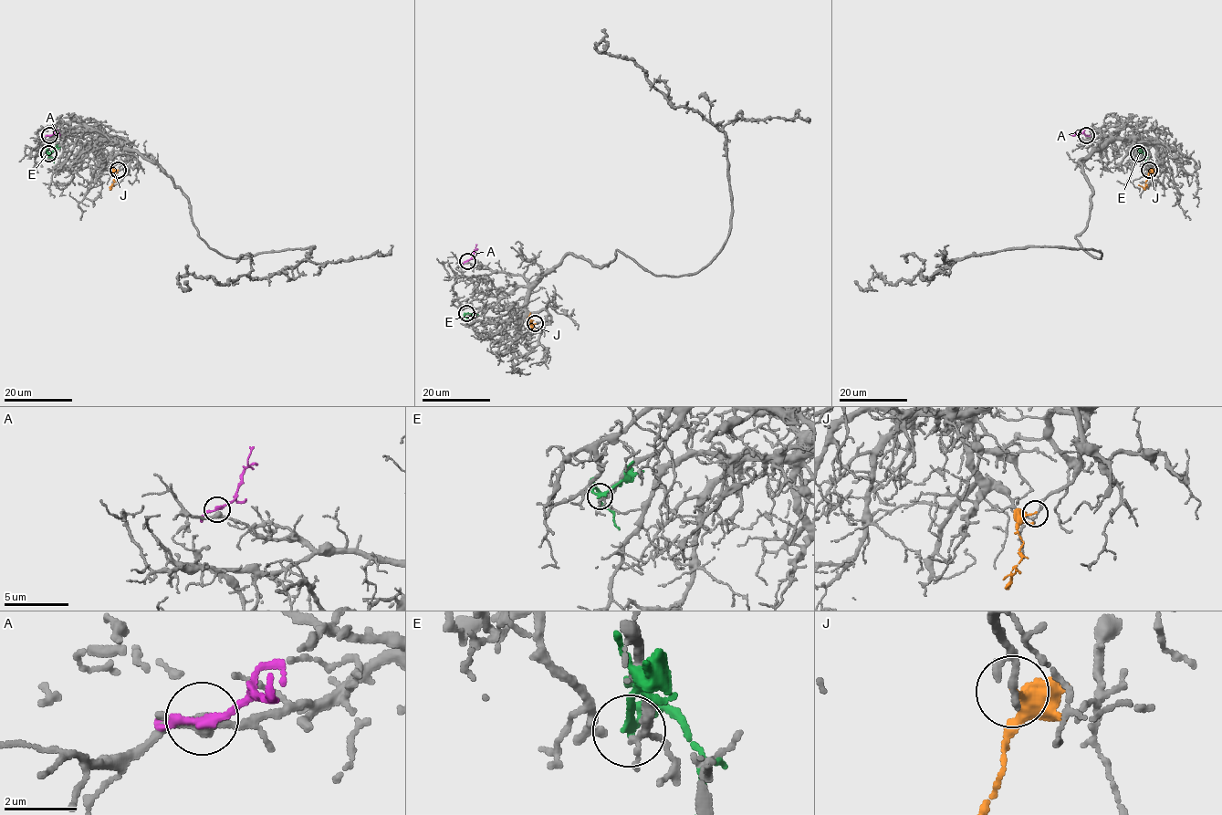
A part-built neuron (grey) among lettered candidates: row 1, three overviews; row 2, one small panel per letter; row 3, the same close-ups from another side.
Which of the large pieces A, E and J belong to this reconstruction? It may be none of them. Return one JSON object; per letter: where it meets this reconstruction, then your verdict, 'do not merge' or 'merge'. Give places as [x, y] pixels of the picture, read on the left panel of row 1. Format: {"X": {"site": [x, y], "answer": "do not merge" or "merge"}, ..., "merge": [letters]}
{"A": {"site": [49, 135], "answer": "do not merge"}, "E": {"site": [48, 153], "answer": "do not merge"}, "J": {"site": [118, 170], "answer": "do not merge"}, "merge": []}

